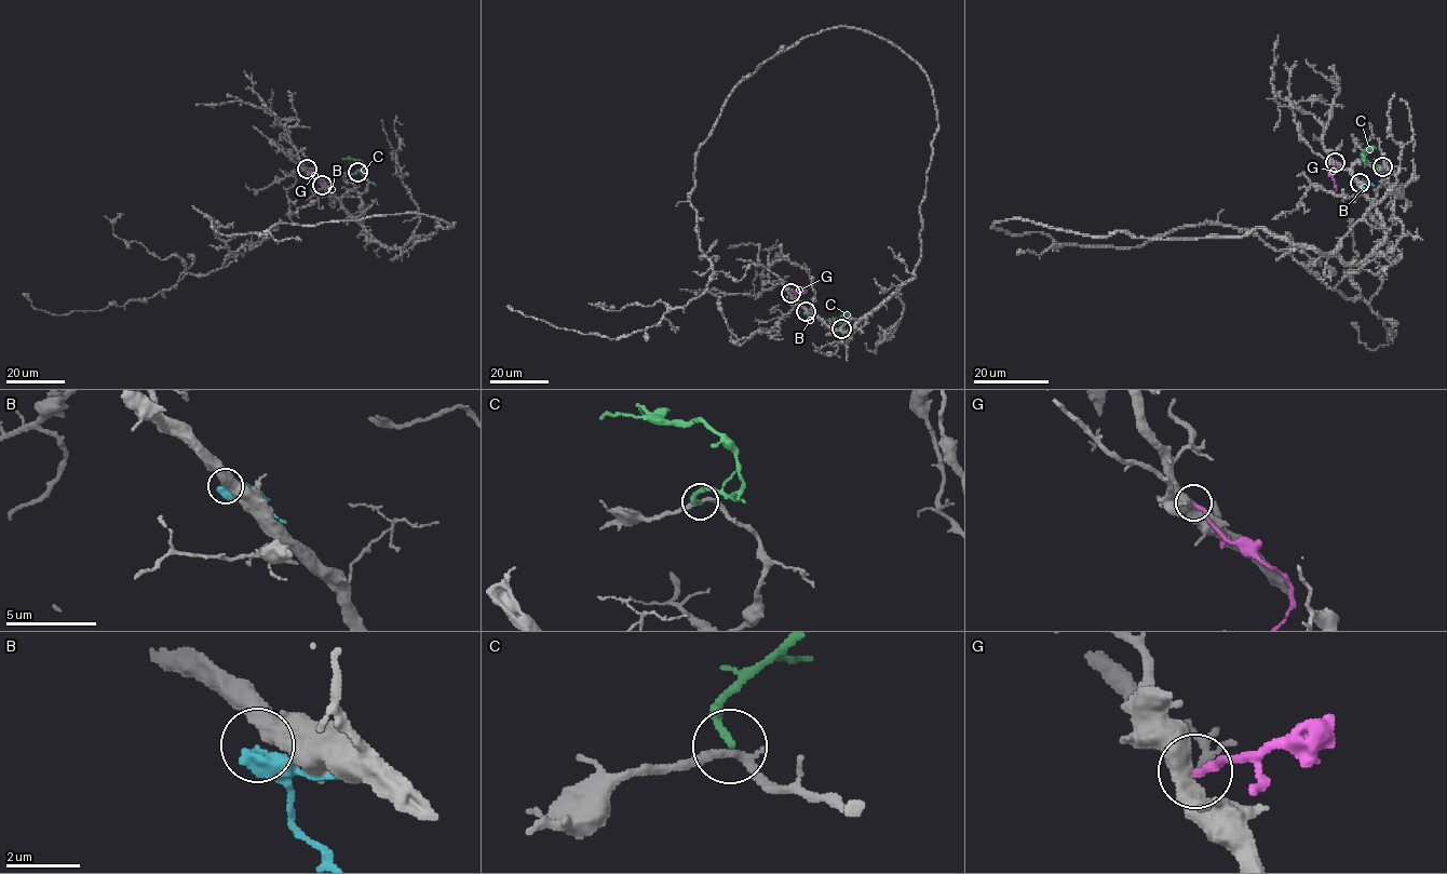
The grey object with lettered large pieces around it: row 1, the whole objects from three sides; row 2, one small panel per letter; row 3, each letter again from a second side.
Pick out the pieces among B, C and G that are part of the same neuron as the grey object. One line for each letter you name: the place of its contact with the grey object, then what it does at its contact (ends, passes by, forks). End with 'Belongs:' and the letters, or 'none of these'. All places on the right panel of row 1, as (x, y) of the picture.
Belongs: none of these

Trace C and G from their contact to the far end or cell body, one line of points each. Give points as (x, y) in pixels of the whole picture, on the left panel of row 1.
C: (357, 172), (364, 169), (359, 160), (341, 159)
G: (307, 169), (322, 183), (319, 191)

